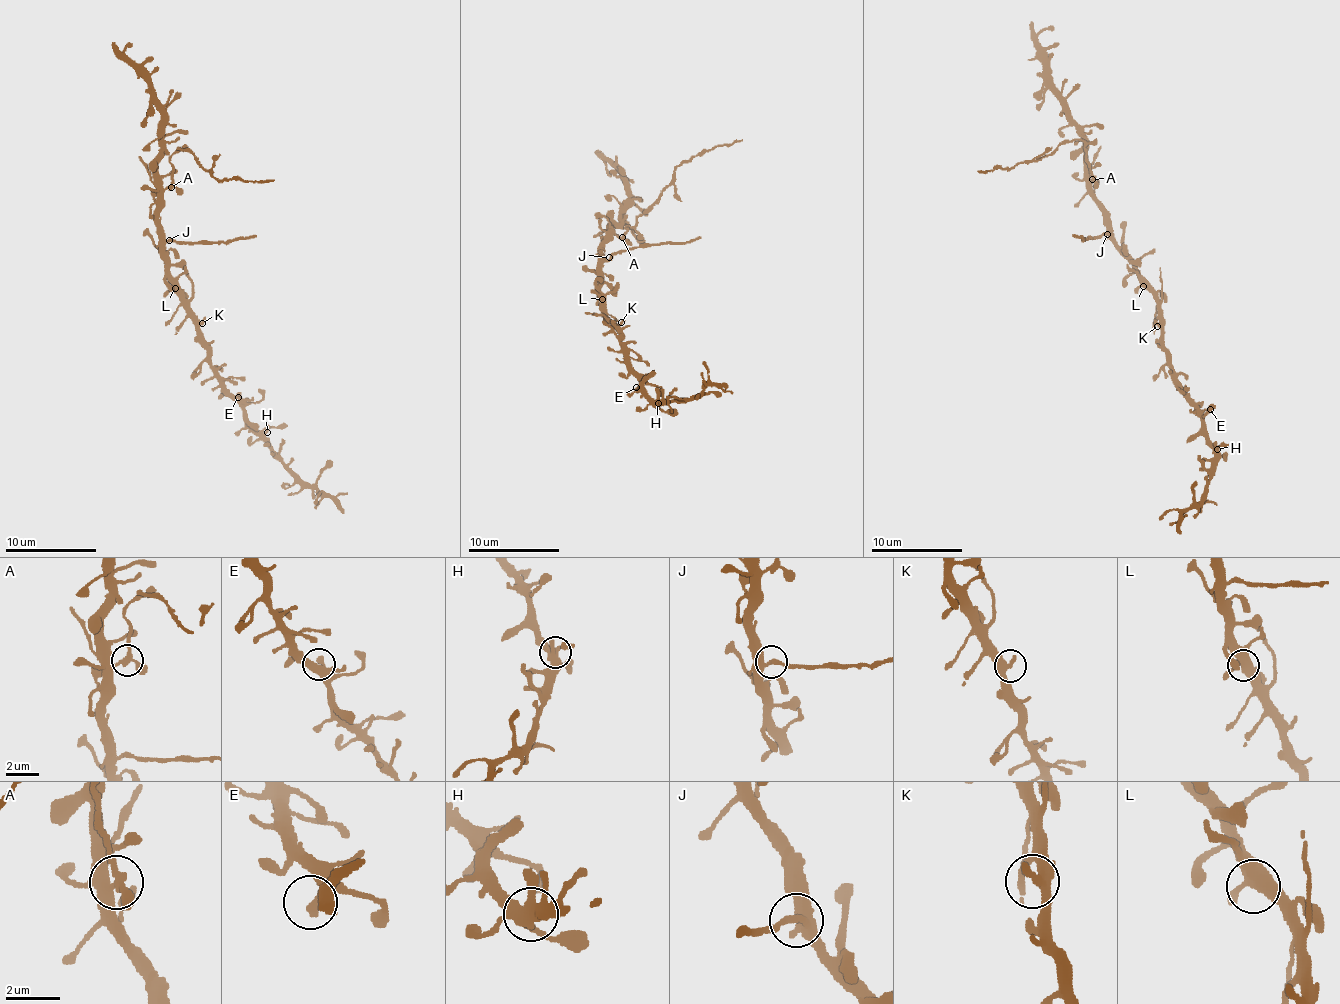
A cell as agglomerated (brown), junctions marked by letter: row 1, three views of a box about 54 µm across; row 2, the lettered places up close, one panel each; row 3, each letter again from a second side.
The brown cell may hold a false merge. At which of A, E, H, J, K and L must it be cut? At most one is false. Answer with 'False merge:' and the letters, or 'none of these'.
False merge: A

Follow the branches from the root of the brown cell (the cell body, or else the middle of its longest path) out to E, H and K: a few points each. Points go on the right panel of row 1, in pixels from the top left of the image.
E: (1147, 282), (1147, 289), (1157, 301), (1161, 336), (1172, 377), (1200, 409), (1210, 409)
H: (1147, 282), (1147, 289), (1157, 301), (1162, 346), (1174, 381), (1200, 416), (1202, 432), (1217, 449)
K: (1147, 282), (1147, 289), (1157, 301), (1157, 311), (1161, 316), (1157, 326)

